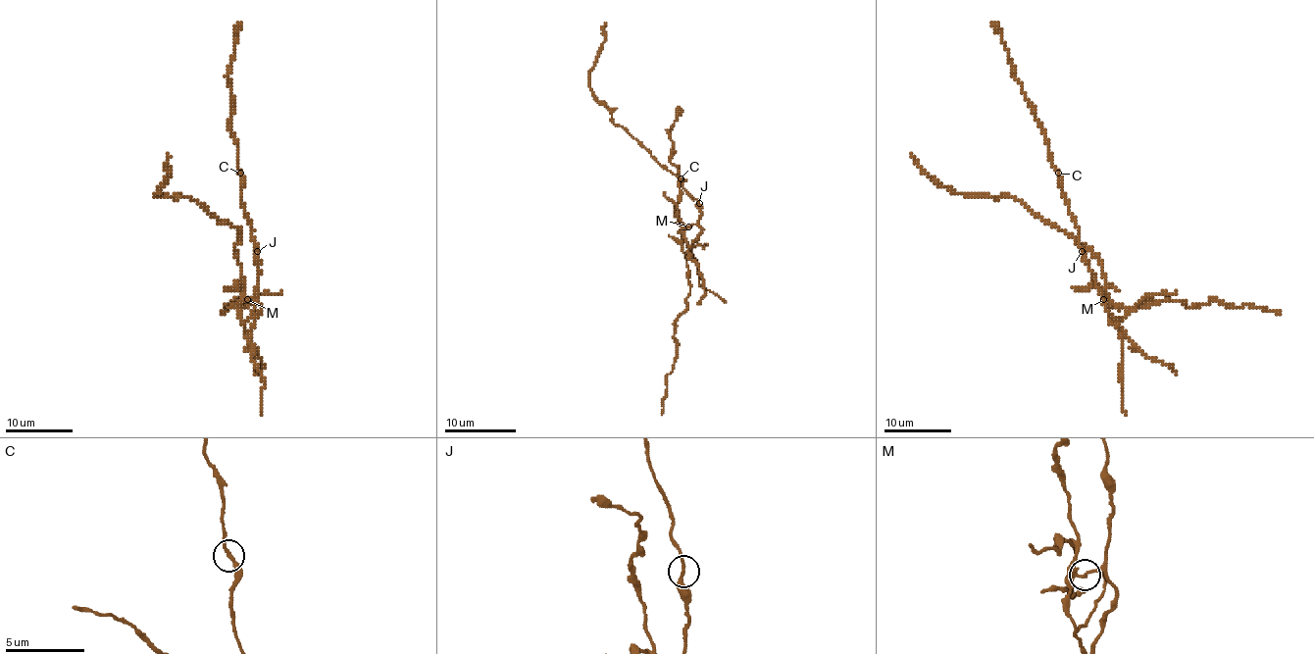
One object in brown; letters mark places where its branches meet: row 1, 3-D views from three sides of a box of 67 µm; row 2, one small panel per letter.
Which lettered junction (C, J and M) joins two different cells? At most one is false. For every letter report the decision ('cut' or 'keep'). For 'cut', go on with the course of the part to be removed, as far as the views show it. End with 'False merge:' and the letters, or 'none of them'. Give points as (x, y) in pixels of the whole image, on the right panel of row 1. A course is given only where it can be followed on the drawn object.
C: keep
J: keep
M: cut; course (1103, 300), (1104, 278), (1099, 262), (1087, 250), (1037, 218), (1016, 198), (942, 187), (912, 154)
False merge: M

